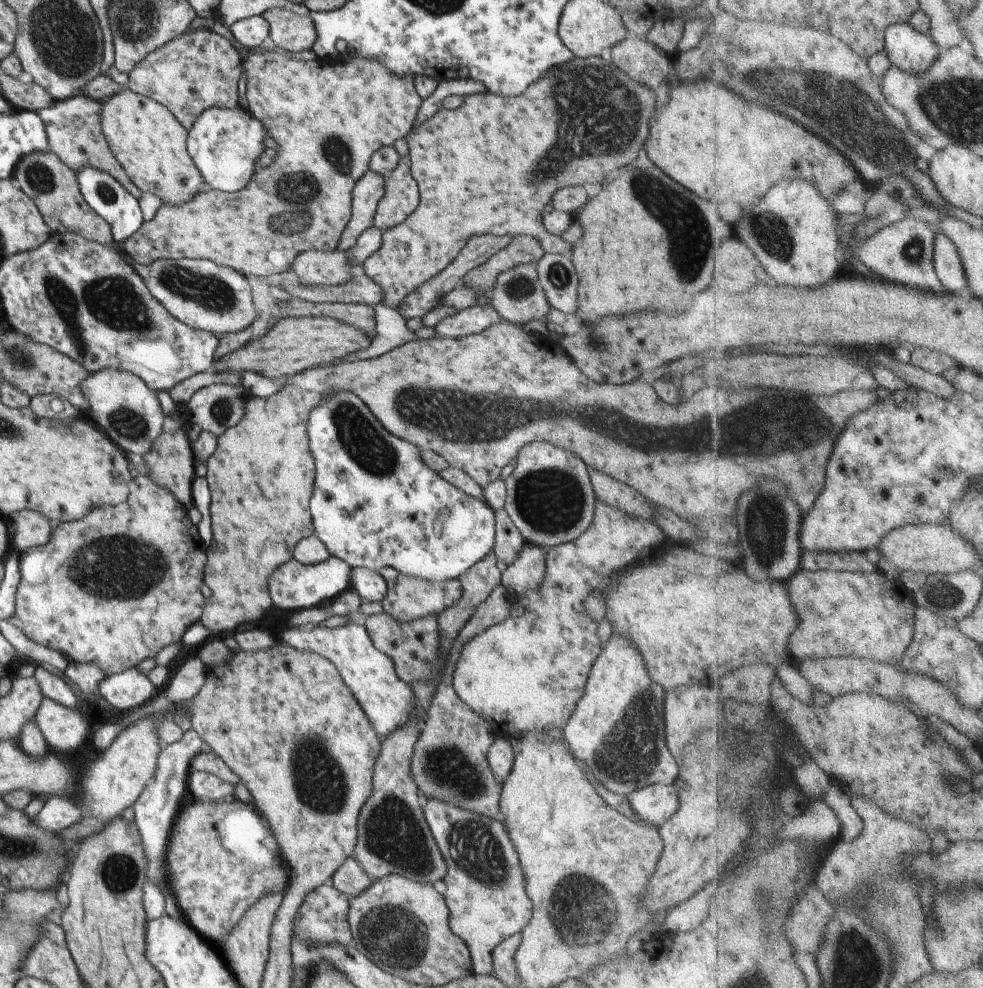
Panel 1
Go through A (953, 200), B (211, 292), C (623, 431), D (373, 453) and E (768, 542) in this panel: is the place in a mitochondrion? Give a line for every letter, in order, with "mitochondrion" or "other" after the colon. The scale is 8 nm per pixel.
A: other
B: mitochondrion
C: mitochondrion
D: mitochondrion
E: mitochondrion

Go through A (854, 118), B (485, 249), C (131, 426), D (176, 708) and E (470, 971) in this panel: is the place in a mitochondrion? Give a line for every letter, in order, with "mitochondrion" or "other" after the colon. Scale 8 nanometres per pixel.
A: mitochondrion
B: other
C: mitochondrion
D: other
E: other

